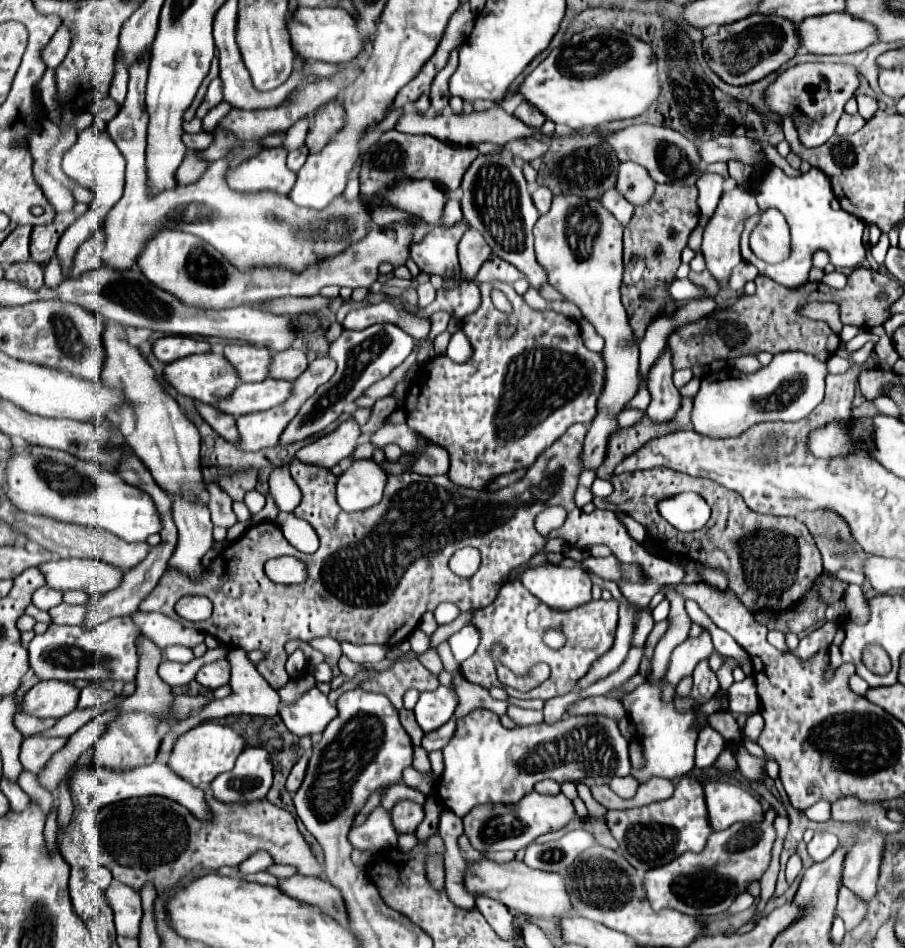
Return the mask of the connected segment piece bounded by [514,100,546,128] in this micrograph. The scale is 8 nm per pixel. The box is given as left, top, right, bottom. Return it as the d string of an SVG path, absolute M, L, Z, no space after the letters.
M522 100L522 104L516 108L514 116L518 116L524 124L528 124L532 128L540 128L544 124L544 120L546 120L546 116L542 116L532 104L526 104L526 100Z

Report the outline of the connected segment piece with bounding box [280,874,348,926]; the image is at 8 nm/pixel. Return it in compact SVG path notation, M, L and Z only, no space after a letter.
M294 874L290 878L280 880L280 890L306 904L318 904L322 912L338 920L342 926L348 926L348 914L346 914L344 900L338 888L328 884L328 880Z

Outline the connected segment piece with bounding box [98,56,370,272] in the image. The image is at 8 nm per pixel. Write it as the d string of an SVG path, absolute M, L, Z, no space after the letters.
M148 56L146 60L130 68L128 96L122 110L108 122L108 134L126 158L126 188L122 200L114 204L104 222L106 240L98 250L100 264L114 270L130 270L146 244L162 230L180 230L194 234L214 246L226 260L238 268L246 266L290 266L302 270L306 264L316 262L322 256L344 252L350 244L362 240L370 226L370 214L360 200L346 202L338 196L324 210L300 208L290 202L288 196L274 192L242 194L226 186L224 174L228 160L220 158L210 164L208 172L192 186L164 190L150 196L148 174L146 174L146 128L148 112L144 102L144 88L148 78Z

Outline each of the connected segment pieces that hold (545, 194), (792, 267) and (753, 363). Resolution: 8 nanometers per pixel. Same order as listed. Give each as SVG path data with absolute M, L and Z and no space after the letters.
M538 186L532 194L532 200L534 200L534 206L538 208L540 214L546 214L550 210L550 200L552 200L552 192L548 188L542 188Z
M770 166L768 174L762 180L752 182L750 190L754 192L754 198L760 206L760 210L766 208L776 208L784 214L788 226L790 226L790 236L792 236L792 246L790 246L790 256L780 262L780 264L768 264L760 260L748 246L748 236L750 230L758 224L758 214L752 216L742 232L740 238L740 248L742 248L742 258L750 264L754 264L762 276L772 278L774 282L786 286L786 288L798 288L808 282L808 272L812 268L812 254L816 250L826 250L830 254L830 260L836 268L856 268L864 262L866 250L862 244L862 232L864 232L864 222L858 220L856 216L850 216L844 210L832 210L830 200L834 198L834 192L830 188L828 176L822 174L818 168L810 168L806 174L800 174L796 178L788 176L782 168Z
M744 356L744 358L736 358L734 366L742 372L756 372L760 368L760 362L756 360L756 356Z

